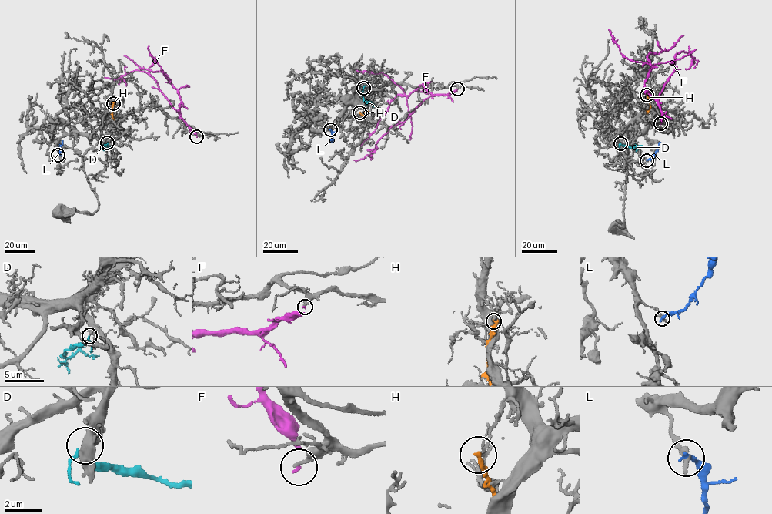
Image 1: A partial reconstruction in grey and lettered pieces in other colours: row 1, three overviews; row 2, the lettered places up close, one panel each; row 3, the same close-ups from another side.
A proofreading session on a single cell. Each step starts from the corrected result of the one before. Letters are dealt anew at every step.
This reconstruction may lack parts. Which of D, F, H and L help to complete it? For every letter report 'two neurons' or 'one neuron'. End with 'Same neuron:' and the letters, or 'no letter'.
D: one neuron
F: two neurons
H: two neurons
L: two neurons
Same neuron: D

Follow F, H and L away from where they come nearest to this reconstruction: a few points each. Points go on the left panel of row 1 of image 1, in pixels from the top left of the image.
F: (196, 136), (196, 133), (159, 89), (157, 81), (147, 72), (135, 70), (116, 78), (104, 77)
H: (113, 103), (114, 119)
L: (58, 155), (62, 141)

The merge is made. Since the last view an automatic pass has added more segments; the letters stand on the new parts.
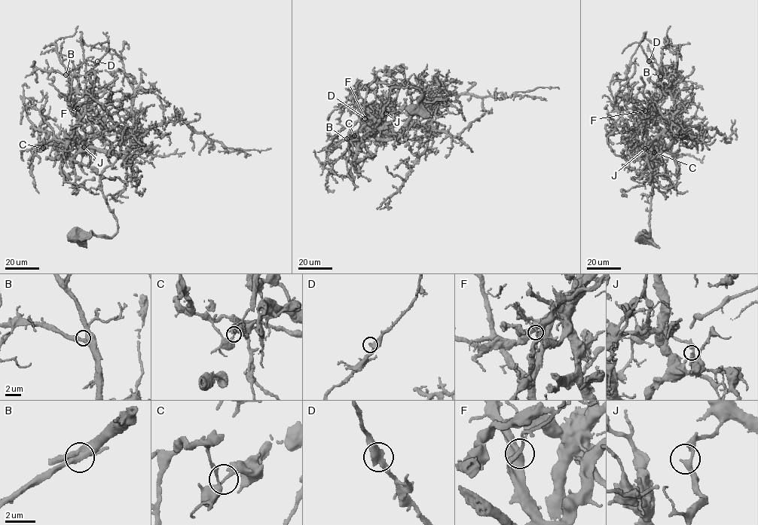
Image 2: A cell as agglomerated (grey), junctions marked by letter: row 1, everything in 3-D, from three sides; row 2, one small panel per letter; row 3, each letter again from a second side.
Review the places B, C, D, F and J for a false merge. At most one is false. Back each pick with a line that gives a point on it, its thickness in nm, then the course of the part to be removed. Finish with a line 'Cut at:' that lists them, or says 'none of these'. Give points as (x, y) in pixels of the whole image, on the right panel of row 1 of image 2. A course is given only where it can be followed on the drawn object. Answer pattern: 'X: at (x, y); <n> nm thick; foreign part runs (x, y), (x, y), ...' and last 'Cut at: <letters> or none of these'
C: at (654, 152); 260 nm thick; foreign part runs (654, 152), (642, 143), (640, 146), (648, 143), (646, 110), (660, 97), (658, 72), (637, 43), (621, 53)
Cut at: C

